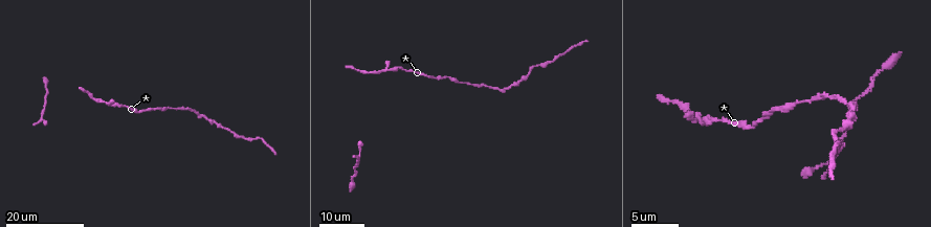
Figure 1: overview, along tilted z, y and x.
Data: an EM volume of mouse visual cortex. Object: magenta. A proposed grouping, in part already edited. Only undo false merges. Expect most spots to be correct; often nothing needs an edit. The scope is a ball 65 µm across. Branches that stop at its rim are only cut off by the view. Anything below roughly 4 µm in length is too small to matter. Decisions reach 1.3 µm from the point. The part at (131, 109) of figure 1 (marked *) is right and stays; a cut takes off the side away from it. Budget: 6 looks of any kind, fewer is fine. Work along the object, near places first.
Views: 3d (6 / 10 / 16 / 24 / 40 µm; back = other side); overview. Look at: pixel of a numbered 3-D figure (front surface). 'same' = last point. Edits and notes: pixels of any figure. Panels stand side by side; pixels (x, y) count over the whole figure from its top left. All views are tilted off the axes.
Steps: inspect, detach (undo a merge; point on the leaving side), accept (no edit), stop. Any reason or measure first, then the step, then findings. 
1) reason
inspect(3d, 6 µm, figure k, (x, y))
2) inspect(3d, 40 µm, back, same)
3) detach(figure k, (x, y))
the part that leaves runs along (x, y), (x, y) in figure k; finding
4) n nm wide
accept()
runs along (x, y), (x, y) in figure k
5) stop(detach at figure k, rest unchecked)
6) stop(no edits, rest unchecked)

calibre changes
inspect(3d, 24 µm, figure 1, (166, 106))

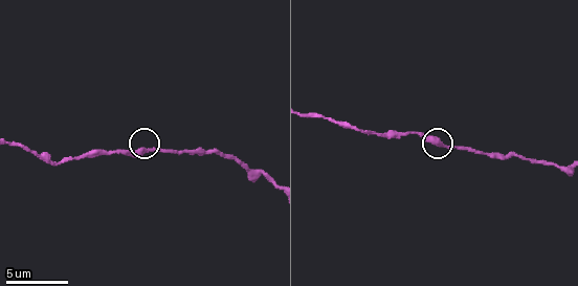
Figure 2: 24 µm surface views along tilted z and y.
inspect(3d, 10 µm, figure 2, (443, 144))

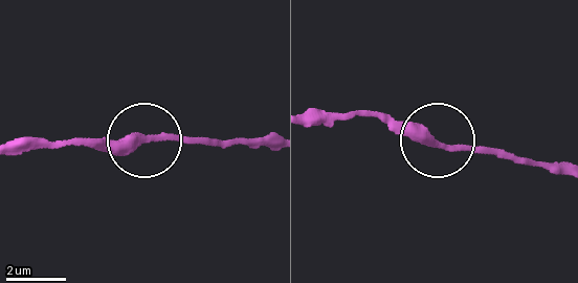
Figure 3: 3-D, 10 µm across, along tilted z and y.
accept()
runs along (15, 156), (74, 143), (129, 148), (153, 137), (217, 140) in figure 3; all the same cell

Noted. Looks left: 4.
thick turns thin
inspect(3d, 6 µm, figure 2, (210, 149))

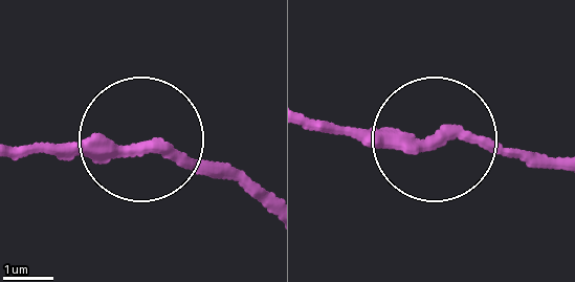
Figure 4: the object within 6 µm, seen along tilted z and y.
inspect(3d, 6 µm, back, figure 4, (144, 146))

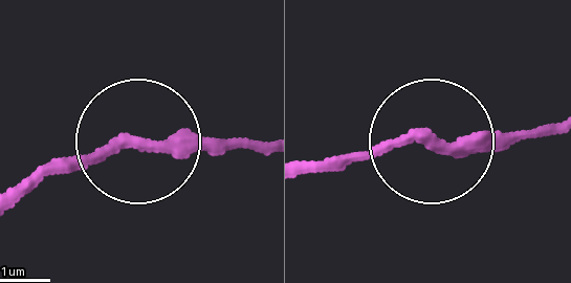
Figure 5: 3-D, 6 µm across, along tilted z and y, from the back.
230 nm wide
accept()
runs along (557, 124), (397, 140), (319, 165) in figure 5; all the same cell

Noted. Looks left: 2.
calibre changes
inspect(3d, 16 µm, figure 1, (254, 140))

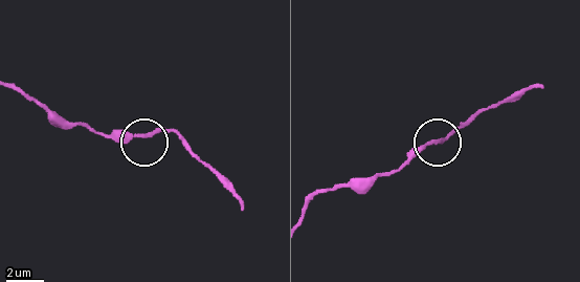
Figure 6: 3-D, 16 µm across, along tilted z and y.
zoom in
inspect(3d, 10 µm, figure 6, (432, 143))

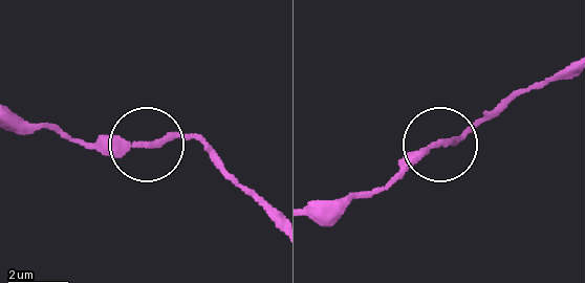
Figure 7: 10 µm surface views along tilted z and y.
250 nm wide
accept()
runs along (312, 213), (368, 196), (437, 144), (461, 138), (486, 117) in figure 7; one cell here

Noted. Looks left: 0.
stop(no edits, rest unchecked)

